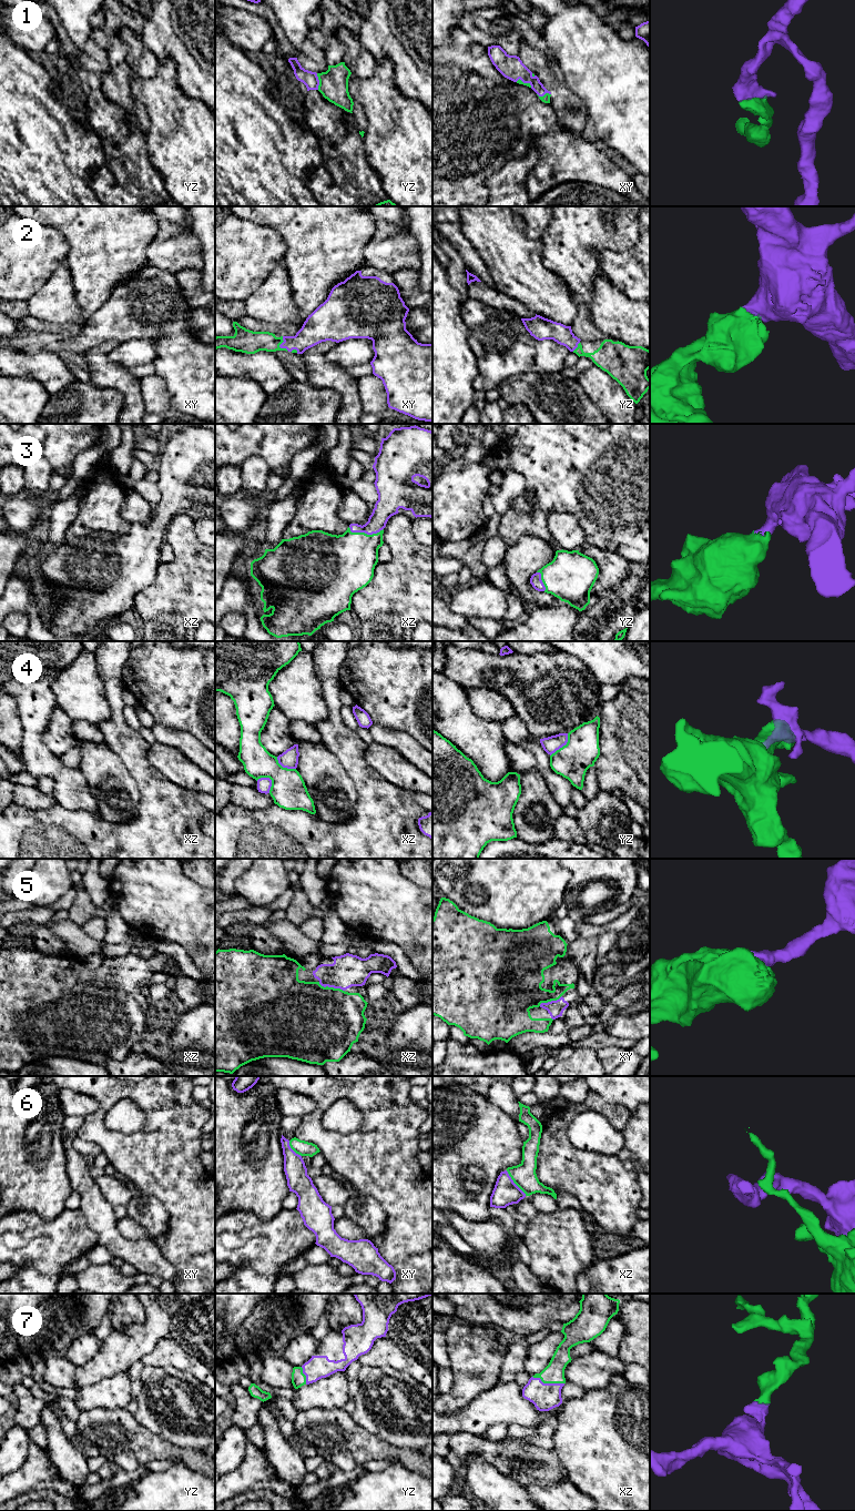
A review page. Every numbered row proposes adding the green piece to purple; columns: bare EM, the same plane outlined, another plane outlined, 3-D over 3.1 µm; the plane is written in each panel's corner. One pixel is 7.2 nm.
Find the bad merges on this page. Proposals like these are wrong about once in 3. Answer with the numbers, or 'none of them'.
4, 6

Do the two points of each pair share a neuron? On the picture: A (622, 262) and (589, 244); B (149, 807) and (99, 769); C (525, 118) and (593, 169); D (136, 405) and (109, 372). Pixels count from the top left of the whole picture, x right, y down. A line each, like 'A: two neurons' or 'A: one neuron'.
A: two neurons
B: two neurons
C: one neuron
D: one neuron

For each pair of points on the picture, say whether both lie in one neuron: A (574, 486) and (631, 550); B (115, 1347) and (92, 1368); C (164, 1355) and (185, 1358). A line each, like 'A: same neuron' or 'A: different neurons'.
A: same neuron
B: same neuron
C: same neuron

